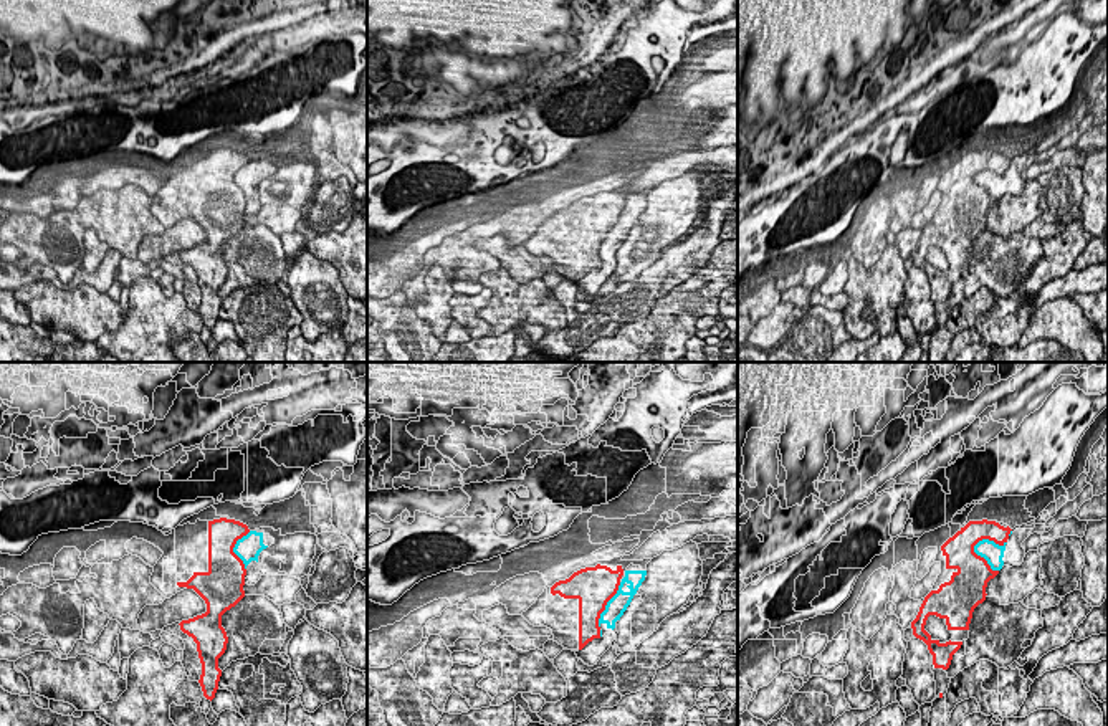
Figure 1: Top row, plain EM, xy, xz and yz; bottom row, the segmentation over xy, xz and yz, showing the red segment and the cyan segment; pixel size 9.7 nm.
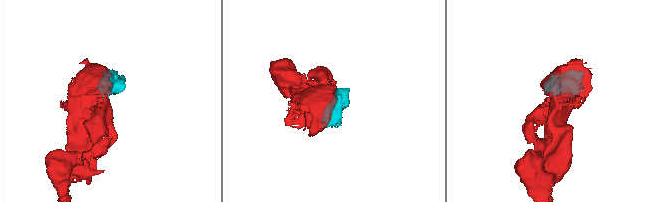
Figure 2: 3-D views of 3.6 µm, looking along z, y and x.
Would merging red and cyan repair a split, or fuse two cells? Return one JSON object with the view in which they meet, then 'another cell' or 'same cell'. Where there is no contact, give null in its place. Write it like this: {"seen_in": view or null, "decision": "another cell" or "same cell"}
{"seen_in": "yz", "decision": "another cell"}

